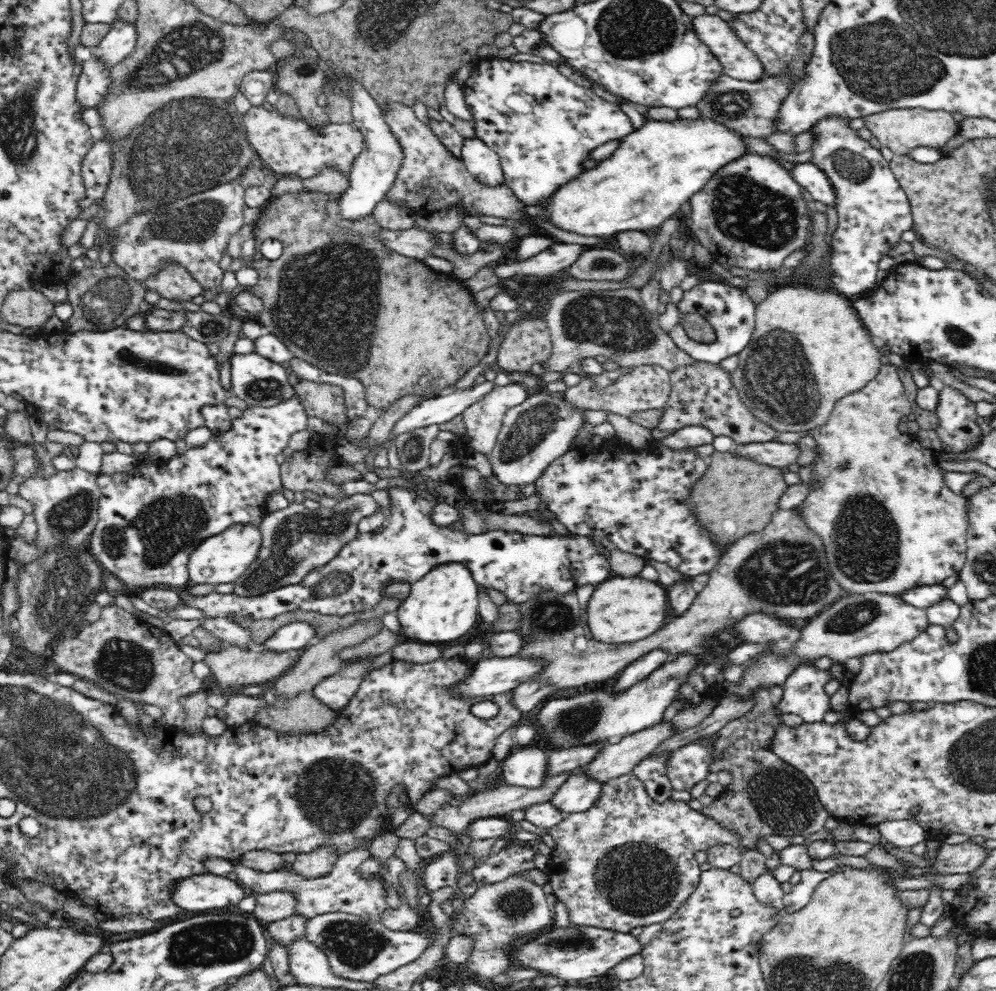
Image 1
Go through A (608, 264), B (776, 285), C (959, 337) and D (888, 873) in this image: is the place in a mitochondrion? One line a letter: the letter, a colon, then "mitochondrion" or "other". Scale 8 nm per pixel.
A: mitochondrion
B: other
C: mitochondrion
D: other

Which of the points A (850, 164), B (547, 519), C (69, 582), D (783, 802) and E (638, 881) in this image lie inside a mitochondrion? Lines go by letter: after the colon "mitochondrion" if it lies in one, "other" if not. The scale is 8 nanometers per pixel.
A: mitochondrion
B: other
C: mitochondrion
D: mitochondrion
E: mitochondrion

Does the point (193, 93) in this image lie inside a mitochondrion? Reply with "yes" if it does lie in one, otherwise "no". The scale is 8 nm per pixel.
yes

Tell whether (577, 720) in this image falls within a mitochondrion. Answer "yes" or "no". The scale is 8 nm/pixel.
yes

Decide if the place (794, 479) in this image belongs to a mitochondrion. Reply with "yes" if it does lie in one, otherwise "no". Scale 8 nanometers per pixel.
no

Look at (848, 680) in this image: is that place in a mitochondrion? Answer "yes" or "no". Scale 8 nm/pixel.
no

